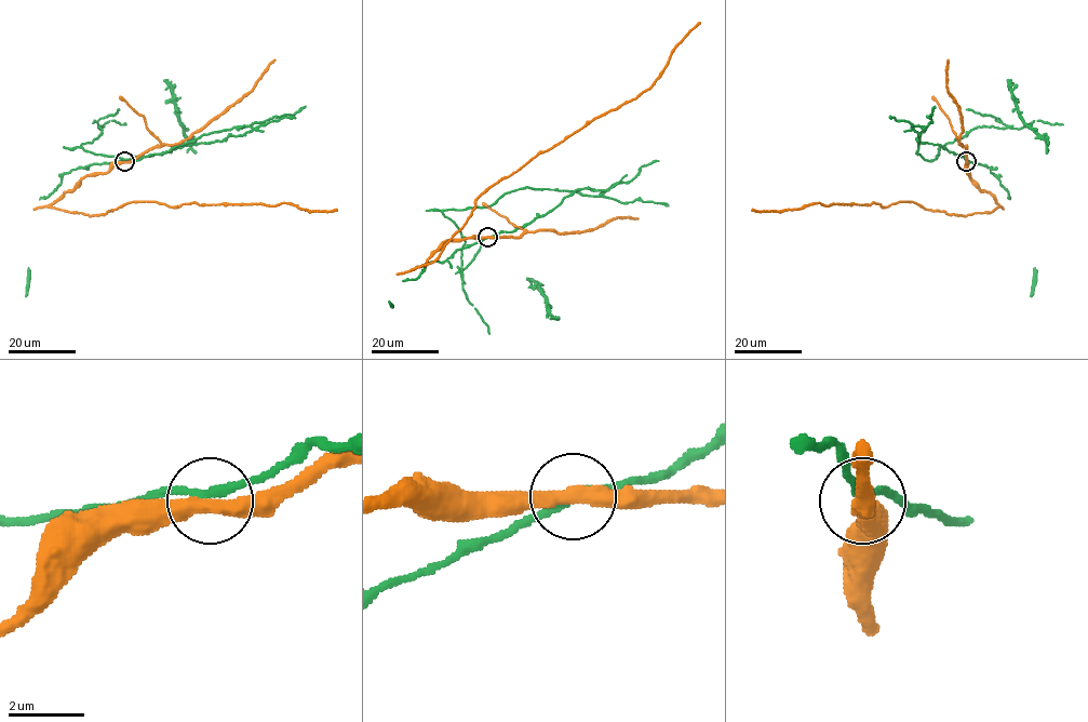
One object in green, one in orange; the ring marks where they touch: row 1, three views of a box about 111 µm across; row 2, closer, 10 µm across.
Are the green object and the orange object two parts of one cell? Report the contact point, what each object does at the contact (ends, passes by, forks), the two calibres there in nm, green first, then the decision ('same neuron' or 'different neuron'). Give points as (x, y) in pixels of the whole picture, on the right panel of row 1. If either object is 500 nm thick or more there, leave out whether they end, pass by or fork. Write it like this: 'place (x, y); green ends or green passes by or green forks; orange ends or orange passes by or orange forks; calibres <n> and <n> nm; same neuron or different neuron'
place (966, 161); green passes by; orange passes by; calibres 190 and 400 nm; same neuron

